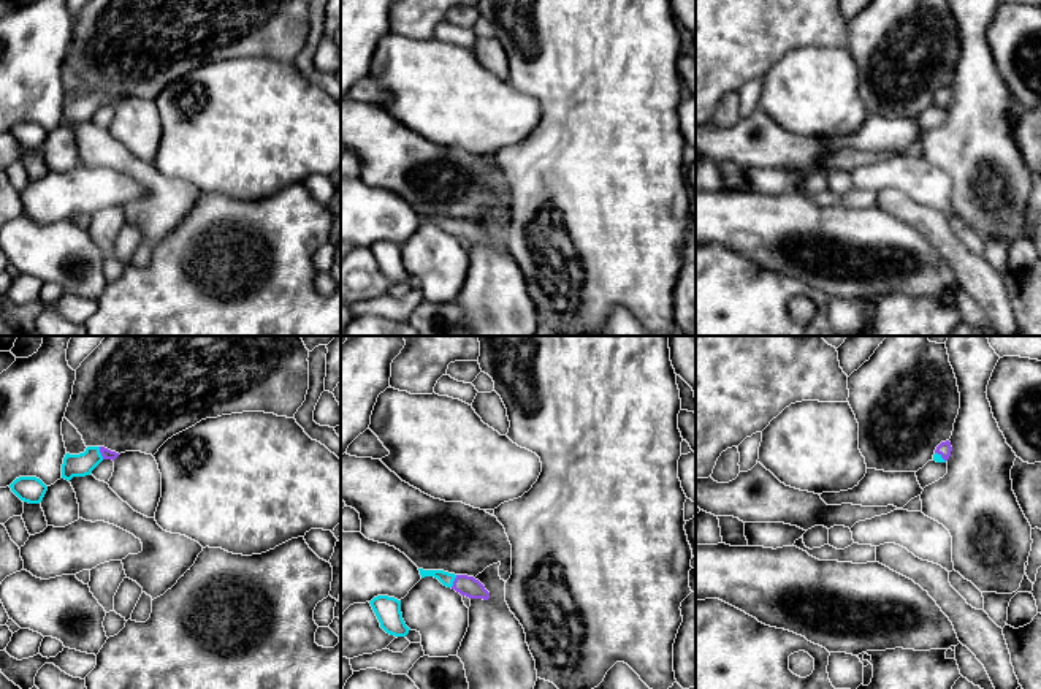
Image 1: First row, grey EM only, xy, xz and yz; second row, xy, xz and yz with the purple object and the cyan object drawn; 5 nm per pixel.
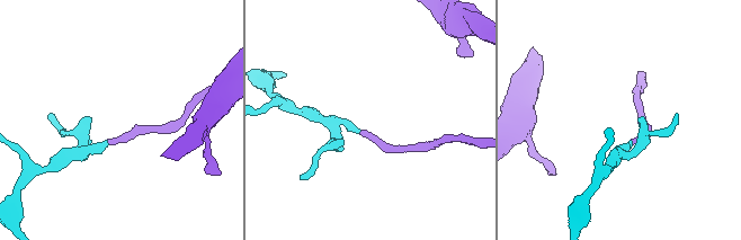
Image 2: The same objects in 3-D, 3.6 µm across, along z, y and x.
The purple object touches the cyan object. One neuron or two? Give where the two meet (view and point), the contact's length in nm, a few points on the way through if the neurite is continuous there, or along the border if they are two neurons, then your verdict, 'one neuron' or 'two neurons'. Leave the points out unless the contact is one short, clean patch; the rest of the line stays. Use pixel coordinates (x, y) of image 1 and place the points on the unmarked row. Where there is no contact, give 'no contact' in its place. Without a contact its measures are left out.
meets purple in xy at (100, 97); contact 70 nm long; runs through xy (106, 98), (100, 97), (81, 110); one neuron

